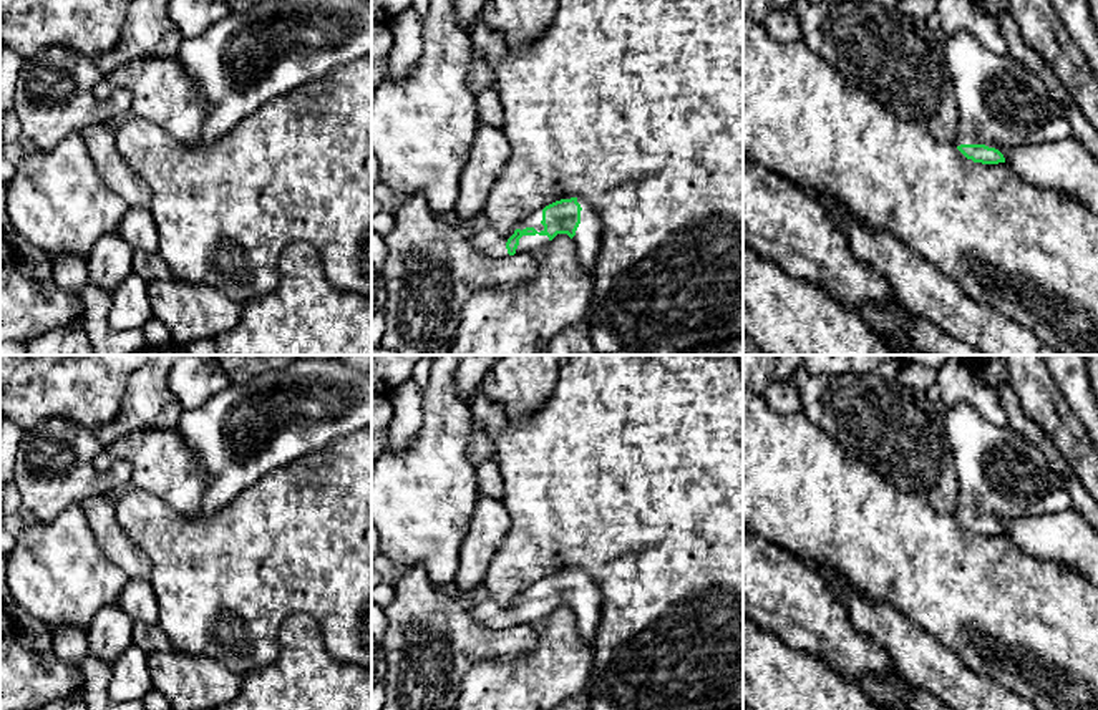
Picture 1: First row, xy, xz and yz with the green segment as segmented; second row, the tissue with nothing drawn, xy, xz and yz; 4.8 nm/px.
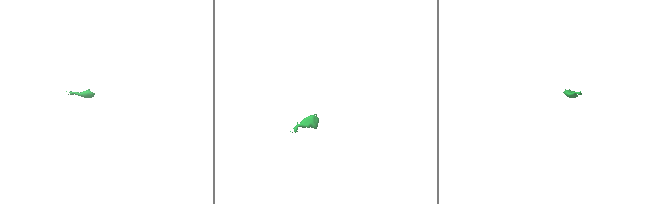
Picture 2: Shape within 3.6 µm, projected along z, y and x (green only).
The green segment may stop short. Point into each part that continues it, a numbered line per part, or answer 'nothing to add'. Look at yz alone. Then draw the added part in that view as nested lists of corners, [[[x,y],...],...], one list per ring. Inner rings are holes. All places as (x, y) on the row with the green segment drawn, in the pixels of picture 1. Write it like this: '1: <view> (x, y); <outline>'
1: yz (1002, 103); [[[972,33],[944,35],[959,119],[954,144],[1005,148],[1071,138],[1063,106],[1010,53],[989,51]]]

